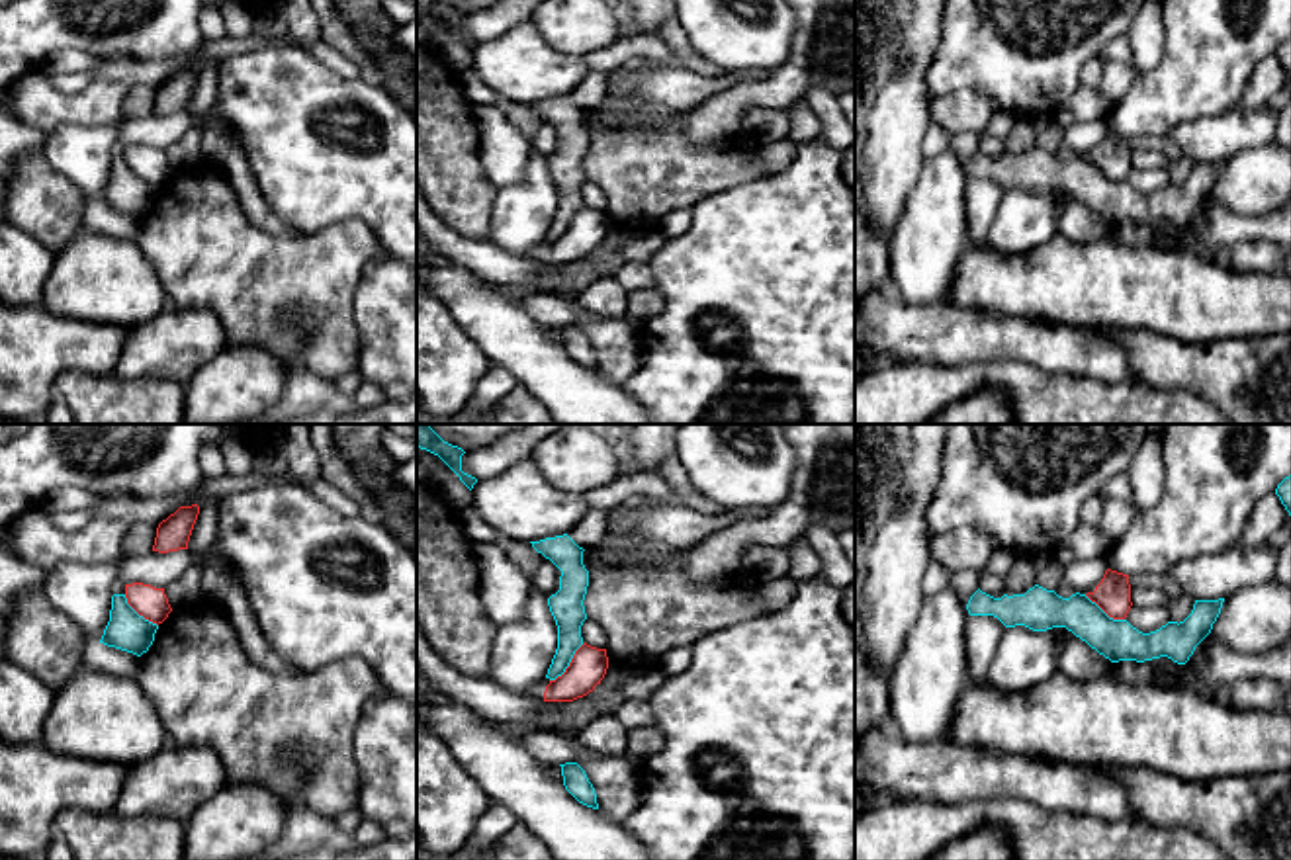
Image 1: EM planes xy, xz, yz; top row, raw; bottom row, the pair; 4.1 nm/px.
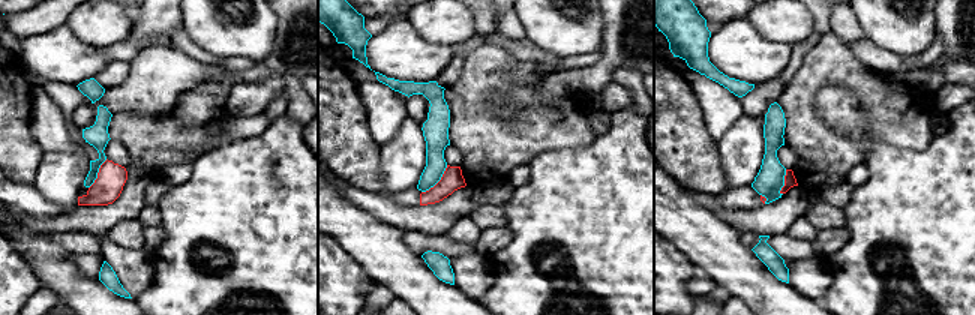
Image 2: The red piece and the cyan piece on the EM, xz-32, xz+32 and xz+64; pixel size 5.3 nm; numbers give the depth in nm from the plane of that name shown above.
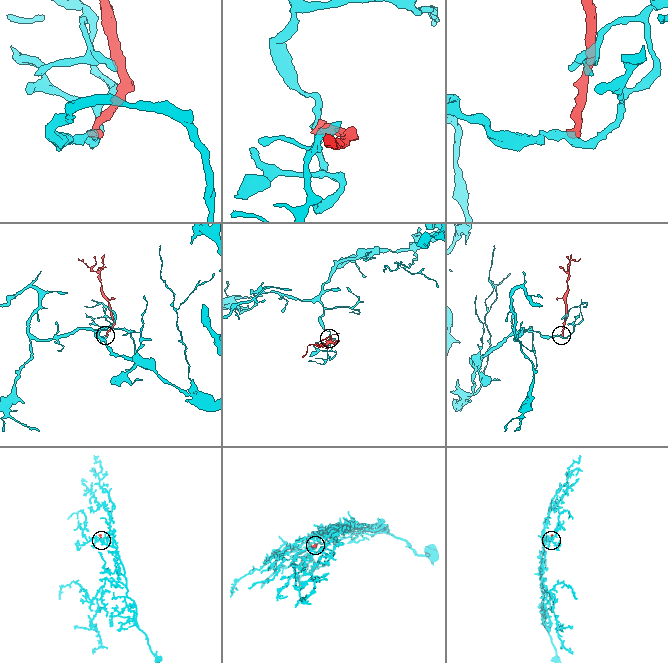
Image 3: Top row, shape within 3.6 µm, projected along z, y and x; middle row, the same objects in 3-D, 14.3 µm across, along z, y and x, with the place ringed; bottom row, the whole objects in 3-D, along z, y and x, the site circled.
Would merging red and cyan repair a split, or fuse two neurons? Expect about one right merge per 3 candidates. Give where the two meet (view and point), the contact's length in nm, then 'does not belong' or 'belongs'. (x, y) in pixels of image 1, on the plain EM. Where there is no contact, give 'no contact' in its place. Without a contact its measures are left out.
contact xz (570, 227); length 220 nm; does not belong

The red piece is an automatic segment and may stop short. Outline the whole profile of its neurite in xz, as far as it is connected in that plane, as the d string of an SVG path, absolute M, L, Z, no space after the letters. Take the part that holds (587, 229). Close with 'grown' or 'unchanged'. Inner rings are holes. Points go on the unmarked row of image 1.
M583 205L569 229L556 242L544 240L532 248L530 260L538 264L573 264L595 252L608 231L606 211Z | grown

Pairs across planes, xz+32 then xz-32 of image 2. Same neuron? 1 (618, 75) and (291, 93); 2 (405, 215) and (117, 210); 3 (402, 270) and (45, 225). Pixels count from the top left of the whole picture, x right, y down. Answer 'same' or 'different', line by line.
1: same
2: different
3: different

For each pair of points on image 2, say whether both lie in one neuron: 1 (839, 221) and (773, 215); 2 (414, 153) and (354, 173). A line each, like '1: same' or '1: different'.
1: different
2: different

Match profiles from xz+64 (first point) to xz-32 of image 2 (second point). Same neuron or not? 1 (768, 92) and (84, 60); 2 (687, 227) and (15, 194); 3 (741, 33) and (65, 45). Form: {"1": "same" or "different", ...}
{"1": "different", "2": "different", "3": "same"}

